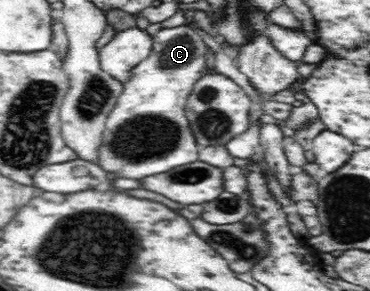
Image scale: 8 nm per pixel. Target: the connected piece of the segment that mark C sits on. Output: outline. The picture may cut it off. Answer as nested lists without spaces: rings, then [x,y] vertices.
[[[187,25],[161,28],[153,35],[153,50],[149,58],[130,70],[129,78],[123,83],[121,94],[108,114],[100,136],[100,146],[96,150],[97,166],[101,170],[111,172],[117,178],[143,182],[147,176],[169,172],[198,160],[201,146],[192,133],[185,110],[195,81],[207,72],[206,48],[201,34]]]

